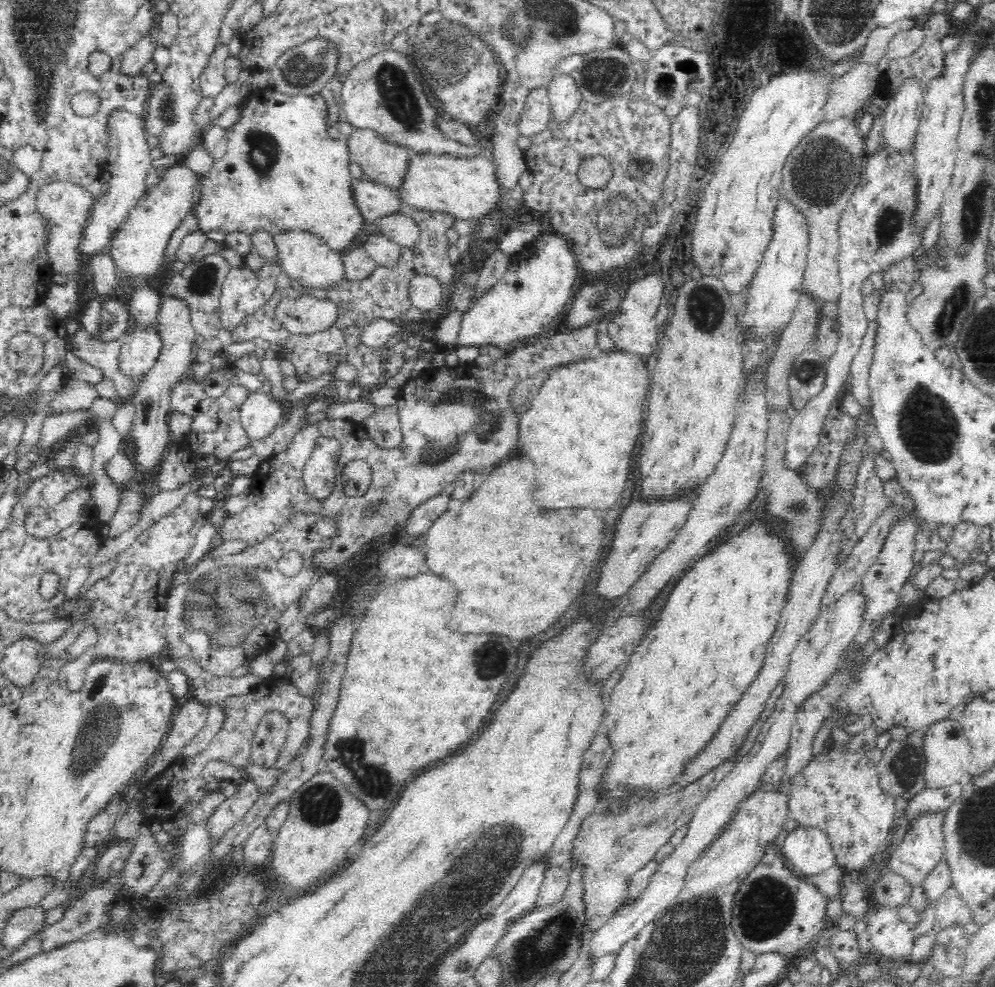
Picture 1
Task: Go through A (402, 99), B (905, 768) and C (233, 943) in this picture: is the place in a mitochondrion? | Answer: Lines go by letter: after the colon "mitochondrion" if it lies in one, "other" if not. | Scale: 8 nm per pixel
A: mitochondrion
B: mitochondrion
C: other

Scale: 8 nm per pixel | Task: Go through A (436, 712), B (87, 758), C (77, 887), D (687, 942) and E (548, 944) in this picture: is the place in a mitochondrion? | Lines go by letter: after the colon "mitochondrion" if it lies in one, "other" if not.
A: other
B: mitochondrion
C: other
D: mitochondrion
E: mitochondrion

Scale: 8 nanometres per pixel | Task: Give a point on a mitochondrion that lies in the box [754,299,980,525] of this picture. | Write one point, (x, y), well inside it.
(930, 432)

